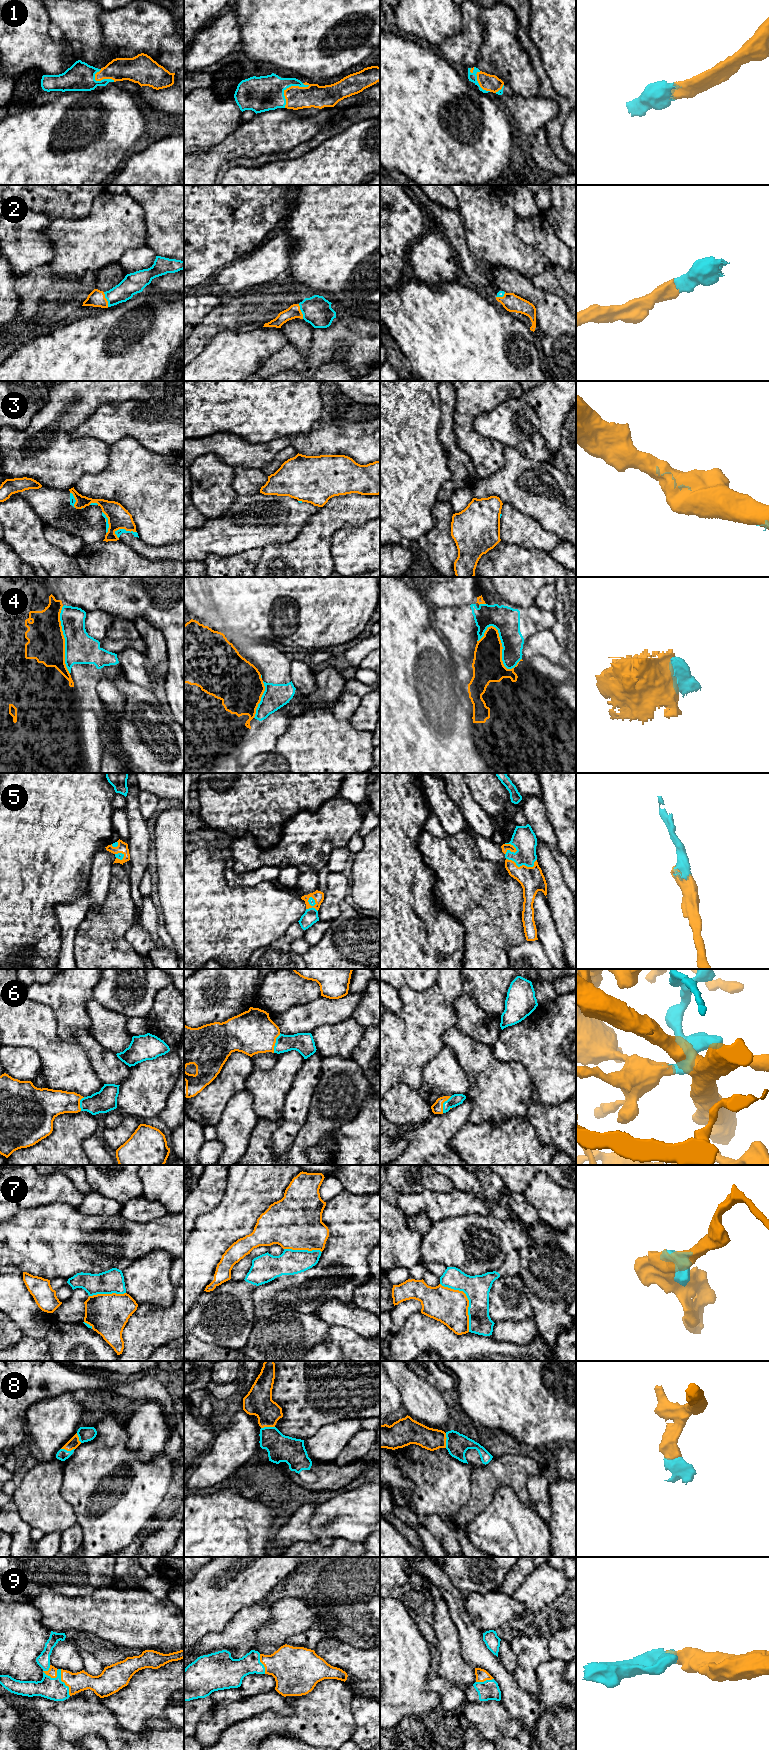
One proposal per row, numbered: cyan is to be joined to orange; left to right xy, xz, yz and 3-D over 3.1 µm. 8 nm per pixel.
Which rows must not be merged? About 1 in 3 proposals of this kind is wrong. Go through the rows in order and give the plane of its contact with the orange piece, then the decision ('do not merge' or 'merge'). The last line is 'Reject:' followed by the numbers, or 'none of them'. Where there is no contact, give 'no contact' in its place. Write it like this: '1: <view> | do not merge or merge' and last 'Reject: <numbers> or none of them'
1: xz | merge
2: xy | merge
3: xy | do not merge
4: yz | do not merge
5: yz | merge
6: xz | merge
7: yz | do not merge
8: yz | merge
9: xy | merge
Reject: 3, 4, 7

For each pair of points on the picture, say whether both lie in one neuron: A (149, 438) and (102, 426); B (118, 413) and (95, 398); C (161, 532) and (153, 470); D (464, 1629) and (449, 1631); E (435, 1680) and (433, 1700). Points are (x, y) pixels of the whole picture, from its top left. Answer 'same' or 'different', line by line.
A: same
B: different
C: same
D: different
E: different

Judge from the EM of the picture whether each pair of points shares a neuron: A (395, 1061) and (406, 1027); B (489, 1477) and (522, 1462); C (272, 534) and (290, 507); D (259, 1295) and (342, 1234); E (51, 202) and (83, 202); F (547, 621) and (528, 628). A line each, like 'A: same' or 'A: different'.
A: same
B: same
C: same
D: same
E: same
F: same

